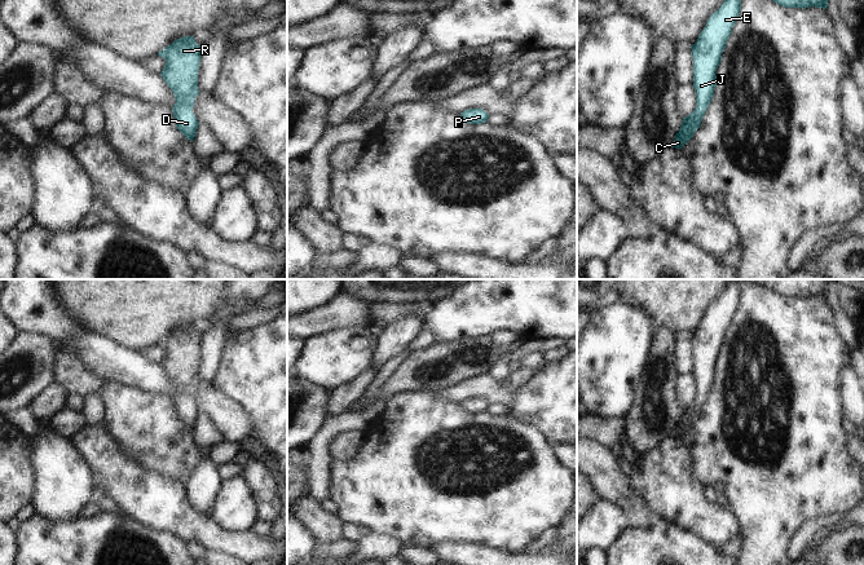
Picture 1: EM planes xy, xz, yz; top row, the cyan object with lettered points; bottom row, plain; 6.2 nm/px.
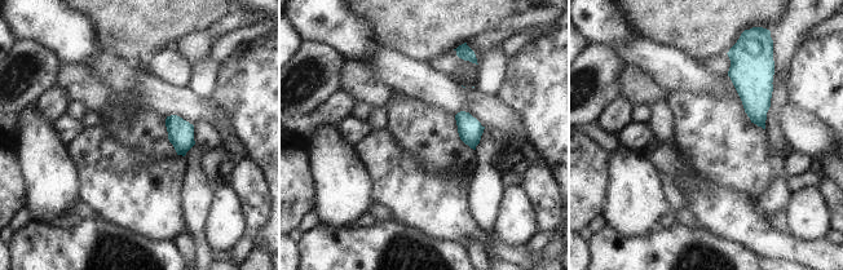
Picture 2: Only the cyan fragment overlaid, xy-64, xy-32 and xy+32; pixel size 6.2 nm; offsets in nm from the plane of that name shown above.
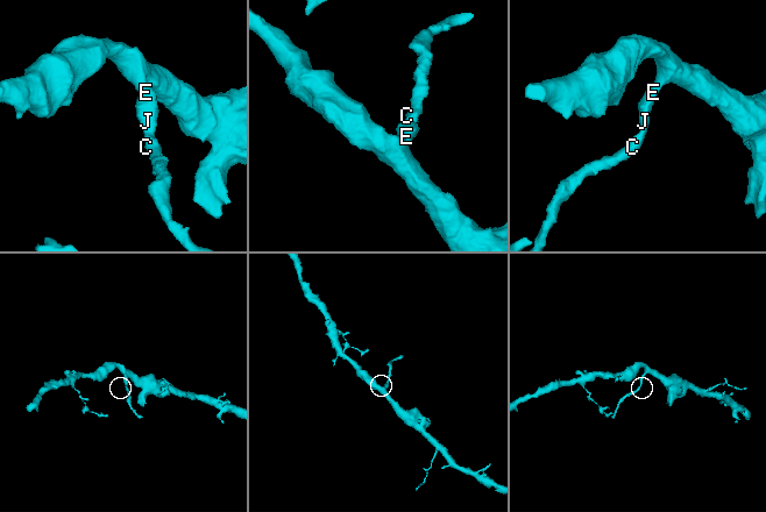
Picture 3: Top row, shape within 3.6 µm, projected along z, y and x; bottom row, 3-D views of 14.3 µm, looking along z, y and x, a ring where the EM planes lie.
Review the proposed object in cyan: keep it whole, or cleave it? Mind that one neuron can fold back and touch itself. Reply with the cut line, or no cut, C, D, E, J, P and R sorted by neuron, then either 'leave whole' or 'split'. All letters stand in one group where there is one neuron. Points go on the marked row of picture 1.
no cut; C D E J P R; leave whole

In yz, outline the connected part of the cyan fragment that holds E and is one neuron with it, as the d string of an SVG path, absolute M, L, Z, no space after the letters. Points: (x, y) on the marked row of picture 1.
M724 0L714 12L706 26L691 47L693 58L693 88L696 91L696 109L683 118L679 132L671 147L682 149L700 128L717 87L717 69L722 53L741 12L741 0Z

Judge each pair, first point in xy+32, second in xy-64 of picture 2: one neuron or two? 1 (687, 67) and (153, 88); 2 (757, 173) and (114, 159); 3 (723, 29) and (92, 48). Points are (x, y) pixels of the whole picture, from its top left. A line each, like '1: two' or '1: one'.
1: one
2: two
3: two

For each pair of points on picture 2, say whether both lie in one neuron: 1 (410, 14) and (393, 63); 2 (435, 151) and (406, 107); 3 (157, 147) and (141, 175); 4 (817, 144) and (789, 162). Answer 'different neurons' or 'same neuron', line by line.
1: different neurons
2: same neuron
3: different neurons
4: different neurons

